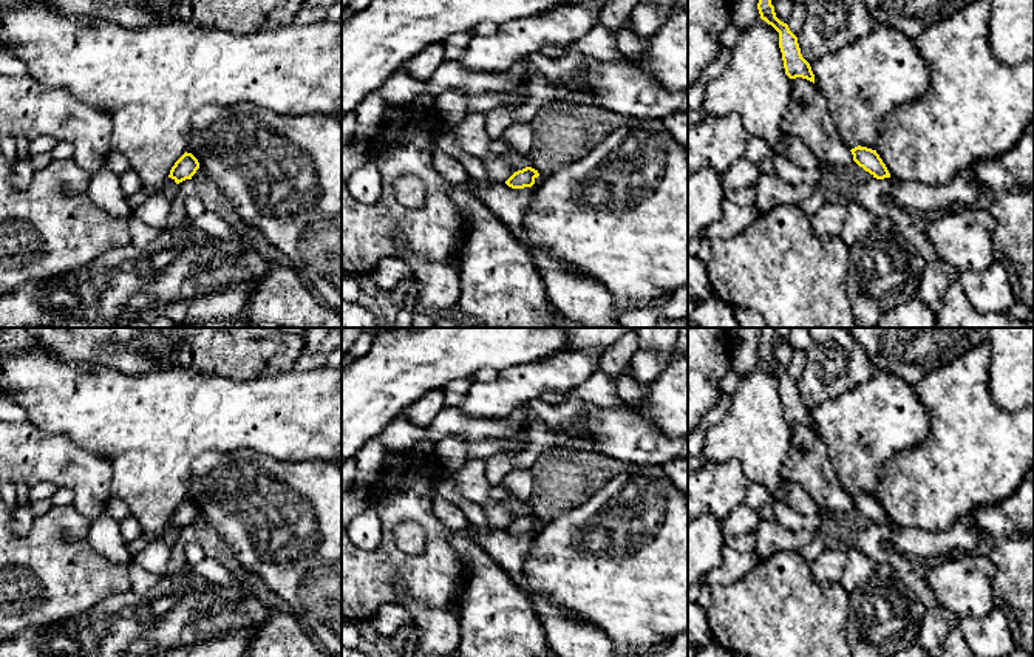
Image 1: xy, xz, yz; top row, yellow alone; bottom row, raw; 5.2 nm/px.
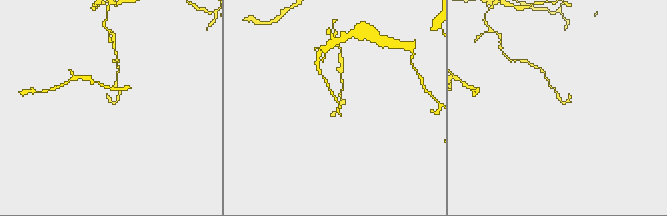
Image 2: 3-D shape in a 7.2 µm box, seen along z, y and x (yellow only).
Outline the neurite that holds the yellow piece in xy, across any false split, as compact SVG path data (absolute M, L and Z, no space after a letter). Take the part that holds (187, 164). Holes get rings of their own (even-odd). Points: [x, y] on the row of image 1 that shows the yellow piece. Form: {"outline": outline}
{"outline": "M185 151L172 167L168 178L179 184L185 179L192 179L198 169L198 159L192 153Z"}

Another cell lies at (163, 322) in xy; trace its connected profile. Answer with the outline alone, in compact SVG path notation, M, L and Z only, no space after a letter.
M159 317L155 320L133 320L131 323L127 323L121 328L195 328L195 326L189 326L189 325L179 325L176 322L172 322L167 317Z

